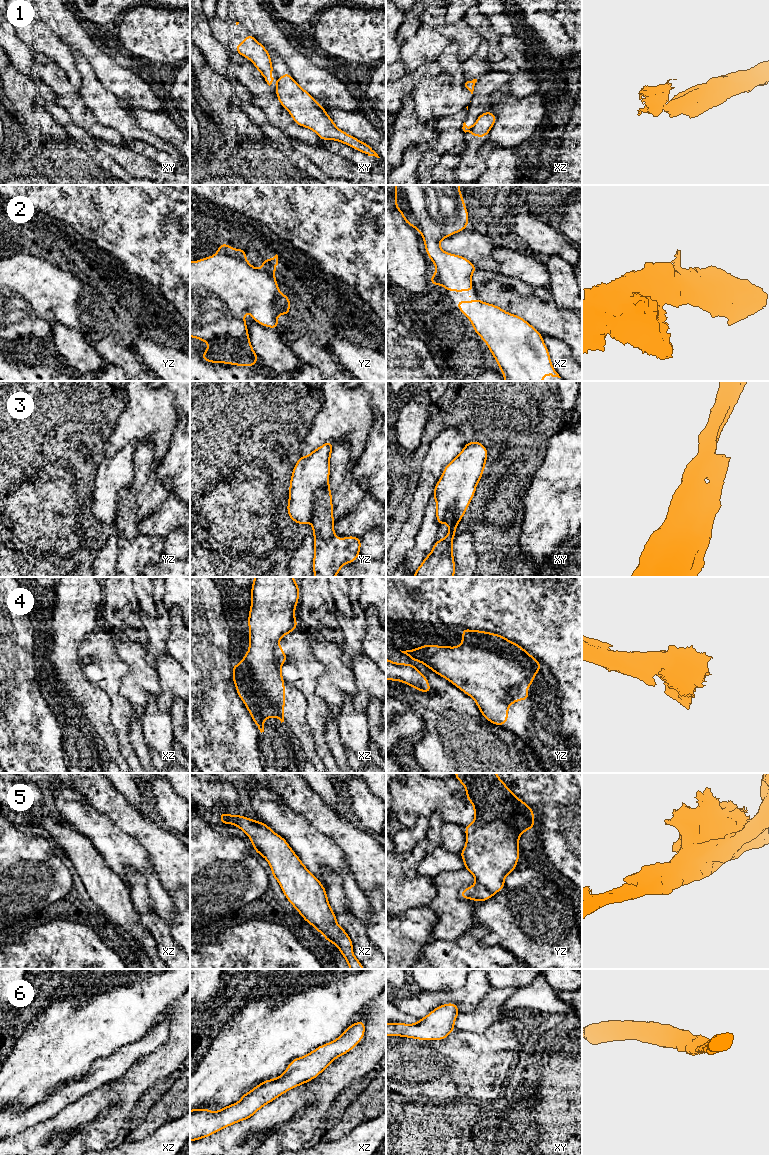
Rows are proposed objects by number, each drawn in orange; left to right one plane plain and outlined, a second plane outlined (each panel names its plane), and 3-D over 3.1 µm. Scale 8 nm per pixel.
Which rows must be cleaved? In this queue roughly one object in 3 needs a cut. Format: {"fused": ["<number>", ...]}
{"fused": ["1", "3"]}

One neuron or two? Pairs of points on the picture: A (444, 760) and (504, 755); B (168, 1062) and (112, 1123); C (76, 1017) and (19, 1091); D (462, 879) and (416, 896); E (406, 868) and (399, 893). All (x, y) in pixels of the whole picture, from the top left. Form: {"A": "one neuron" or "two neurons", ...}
{"A": "one neuron", "B": "one neuron", "C": "one neuron", "D": "two neurons", "E": "one neuron"}

